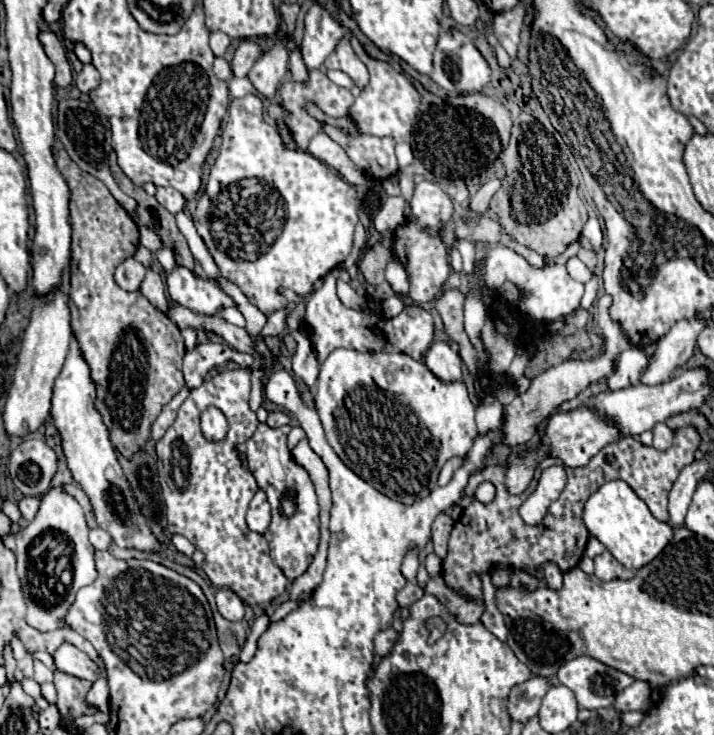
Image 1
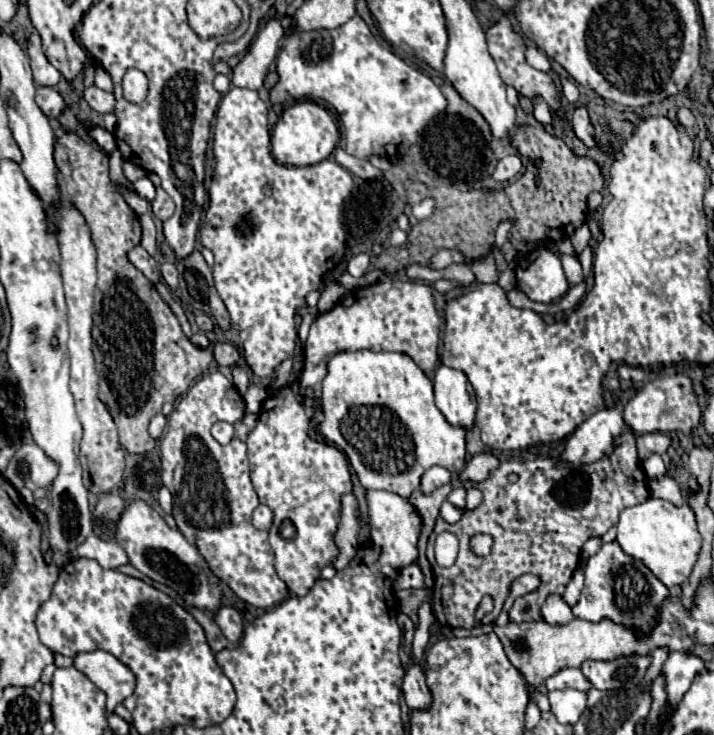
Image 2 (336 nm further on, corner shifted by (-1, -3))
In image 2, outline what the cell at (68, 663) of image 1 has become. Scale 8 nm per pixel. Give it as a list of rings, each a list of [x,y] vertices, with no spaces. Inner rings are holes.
[[[105,650],[81,652],[73,658],[73,666],[107,694],[107,716],[135,690],[133,672]]]

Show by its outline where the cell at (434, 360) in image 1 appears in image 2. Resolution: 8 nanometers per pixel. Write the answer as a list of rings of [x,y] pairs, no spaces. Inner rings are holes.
[[[441,364],[435,370],[433,386],[435,386],[435,404],[443,412],[443,416],[455,426],[469,428],[475,420],[477,400],[475,390],[465,378],[465,374],[461,370],[453,370]]]

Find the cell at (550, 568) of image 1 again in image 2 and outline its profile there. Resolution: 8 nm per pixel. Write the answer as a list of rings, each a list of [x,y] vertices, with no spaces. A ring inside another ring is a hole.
[[[551,594],[545,600],[545,604],[541,606],[541,614],[543,620],[549,624],[567,624],[573,618],[571,608],[565,604],[565,600],[559,594]]]

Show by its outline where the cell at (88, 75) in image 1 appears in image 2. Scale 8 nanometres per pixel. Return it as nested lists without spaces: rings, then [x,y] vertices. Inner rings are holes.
[[[97,86],[85,88],[83,98],[85,98],[85,102],[87,102],[93,110],[97,110],[97,112],[101,112],[101,114],[113,112],[113,108],[115,108],[115,98],[113,98],[113,94],[109,94],[109,92],[105,92],[105,90],[97,88]]]

